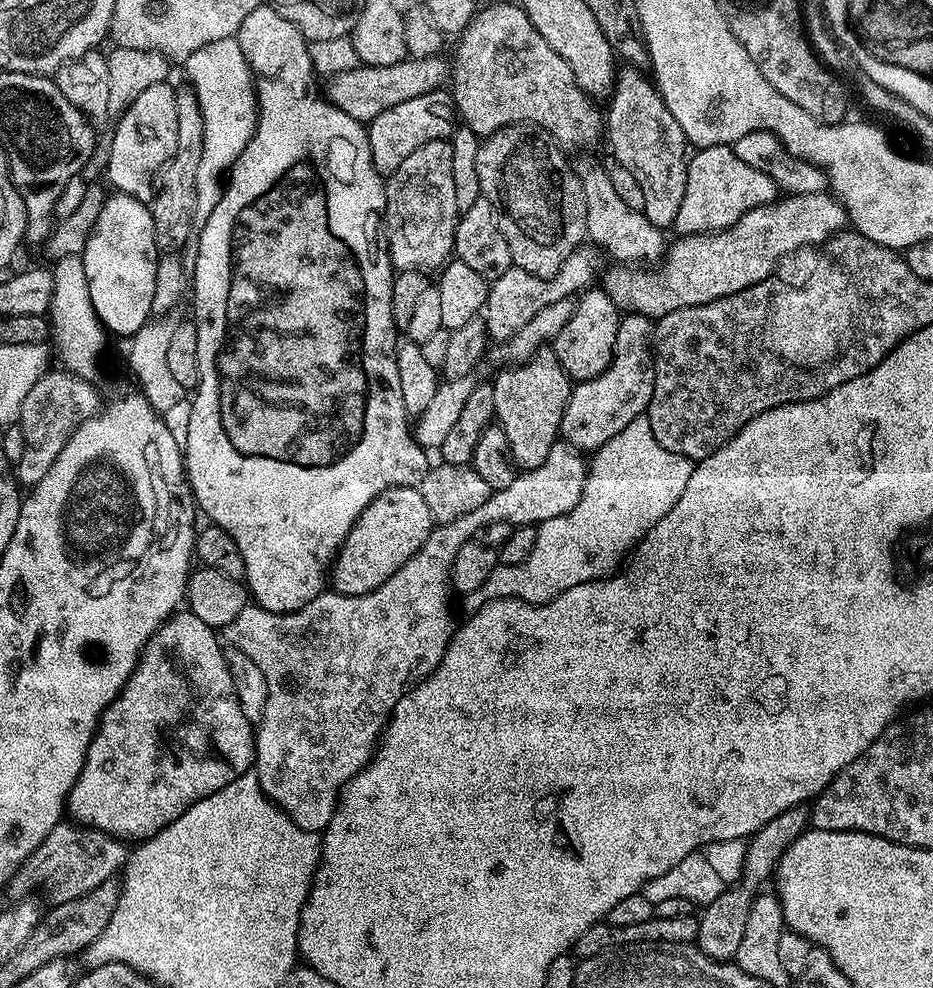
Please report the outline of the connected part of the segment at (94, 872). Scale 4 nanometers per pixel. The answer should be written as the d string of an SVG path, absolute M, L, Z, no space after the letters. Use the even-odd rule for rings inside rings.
M61 822L50 830L50 834L46 834L38 850L34 850L34 854L21 864L12 877L10 892L13 892L13 897L24 898L35 888L52 888L52 904L70 902L102 886L102 882L113 879L128 861L129 851L129 845L121 837L75 822Z

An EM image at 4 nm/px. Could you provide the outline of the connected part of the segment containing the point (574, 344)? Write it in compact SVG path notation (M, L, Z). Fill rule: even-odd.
M592 286L579 293L572 309L572 317L562 326L554 341L556 357L562 362L569 380L579 382L598 378L614 358L614 342L618 338L621 309L609 298L603 287Z

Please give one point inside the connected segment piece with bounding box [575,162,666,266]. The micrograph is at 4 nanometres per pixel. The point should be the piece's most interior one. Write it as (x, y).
(628, 236)

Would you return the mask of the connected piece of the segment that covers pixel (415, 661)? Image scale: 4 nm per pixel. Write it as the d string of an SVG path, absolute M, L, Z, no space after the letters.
M558 442L552 447L550 458L546 458L546 462L542 462L542 466L534 466L521 471L514 478L514 482L510 482L510 486L506 486L506 490L493 492L490 498L486 498L486 502L482 502L482 506L478 506L478 510L470 510L470 514L462 514L462 518L454 518L454 522L436 524L420 549L398 571L390 574L390 578L386 578L386 582L382 582L382 586L378 586L378 590L361 596L347 596L335 590L325 590L320 595L315 596L310 602L306 602L306 606L302 606L296 612L271 612L260 607L255 602L249 602L238 613L238 618L234 618L234 622L230 622L222 629L223 639L225 636L229 640L227 643L231 647L242 650L242 654L246 654L246 658L252 659L257 664L258 670L262 670L262 674L266 674L268 697L266 698L266 710L262 714L262 718L259 720L258 727L254 732L256 738L254 771L265 794L295 824L302 826L302 830L323 833L324 827L327 826L334 814L340 798L341 788L350 782L350 778L354 778L354 774L361 772L369 760L372 759L376 745L384 731L385 724L388 722L388 717L391 716L394 710L394 706L408 691L415 688L424 677L429 676L442 662L444 651L448 649L448 641L451 640L454 631L452 600L448 597L448 592L450 593L450 569L454 562L454 554L458 554L461 546L469 543L475 537L476 531L482 526L486 526L486 522L510 522L513 526L521 524L539 526L550 518L558 518L562 514L574 510L574 506L578 506L578 498L582 498L582 490L586 486L587 477L588 464L585 457L574 446Z

